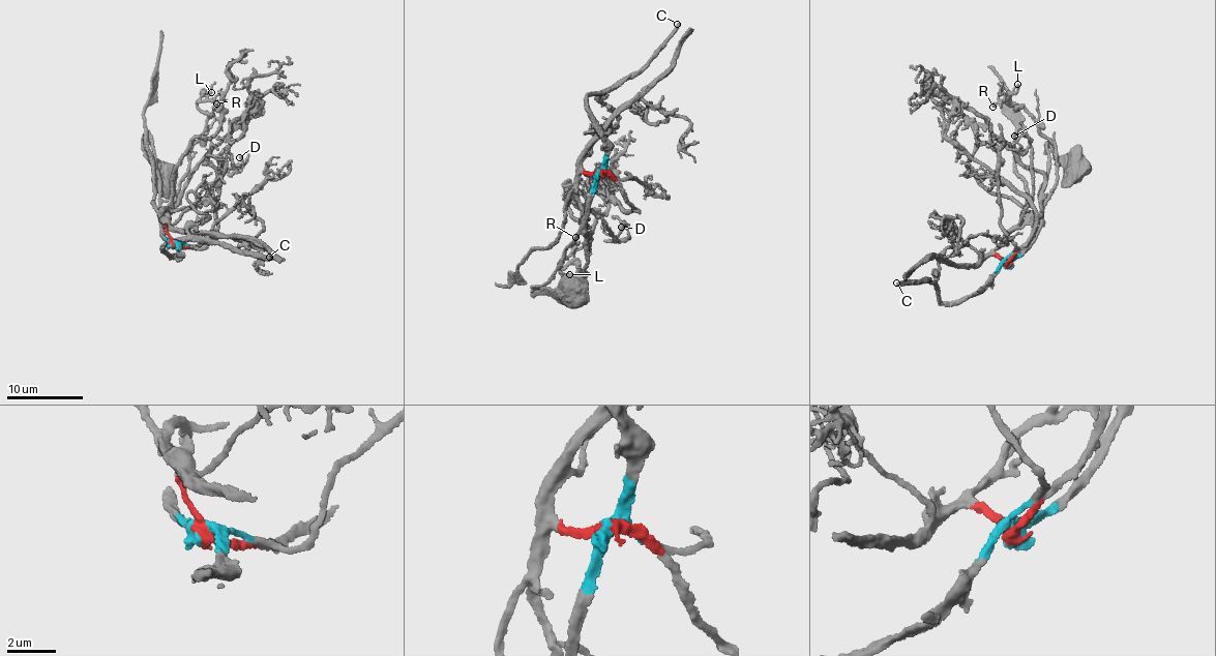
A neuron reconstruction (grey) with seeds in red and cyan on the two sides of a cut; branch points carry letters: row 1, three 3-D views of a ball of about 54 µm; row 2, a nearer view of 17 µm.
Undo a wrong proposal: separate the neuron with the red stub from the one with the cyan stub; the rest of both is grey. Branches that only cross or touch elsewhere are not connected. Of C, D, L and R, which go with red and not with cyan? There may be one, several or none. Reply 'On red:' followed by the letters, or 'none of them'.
On red: D

